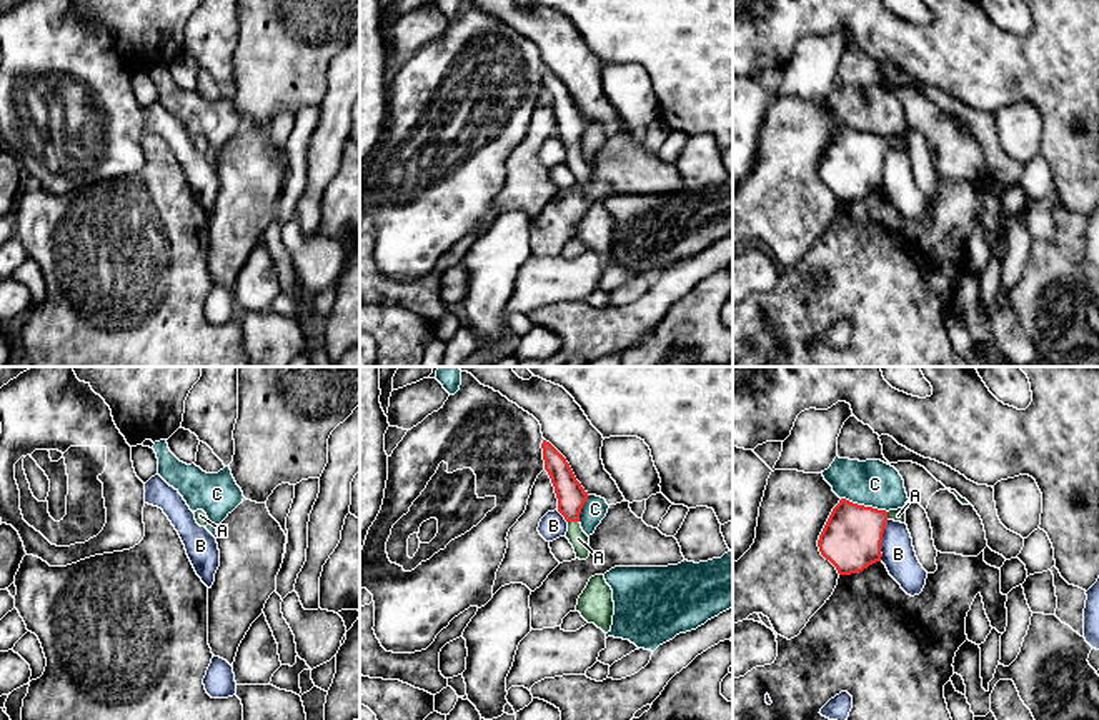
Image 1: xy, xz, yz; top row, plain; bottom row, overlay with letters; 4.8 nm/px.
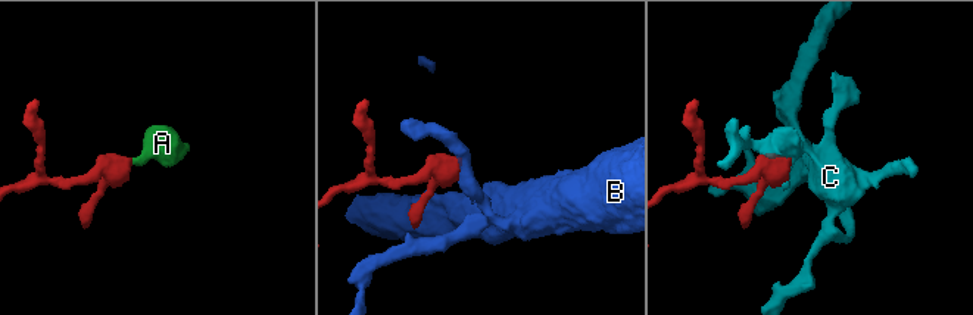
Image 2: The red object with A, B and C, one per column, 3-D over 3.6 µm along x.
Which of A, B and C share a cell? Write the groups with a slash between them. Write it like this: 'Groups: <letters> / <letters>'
Groups: A / B / C

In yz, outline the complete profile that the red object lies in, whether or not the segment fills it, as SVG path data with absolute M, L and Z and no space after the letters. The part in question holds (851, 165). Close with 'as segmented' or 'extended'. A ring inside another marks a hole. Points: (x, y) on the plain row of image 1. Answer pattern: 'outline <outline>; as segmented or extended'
outline M841 125L819 162L819 178L839 202L863 198L881 188L883 160L889 147L906 150L904 137L886 138Z; extended

